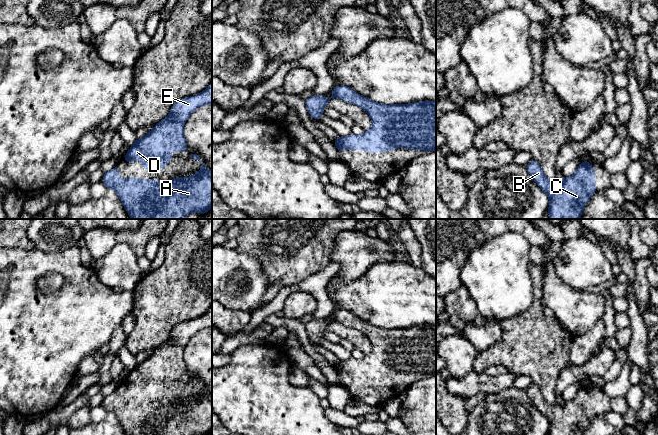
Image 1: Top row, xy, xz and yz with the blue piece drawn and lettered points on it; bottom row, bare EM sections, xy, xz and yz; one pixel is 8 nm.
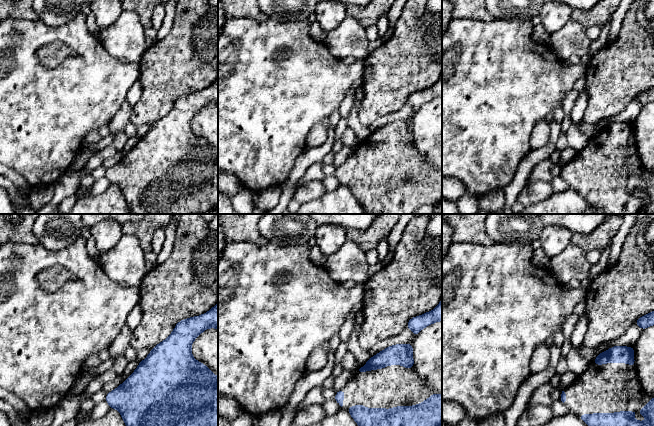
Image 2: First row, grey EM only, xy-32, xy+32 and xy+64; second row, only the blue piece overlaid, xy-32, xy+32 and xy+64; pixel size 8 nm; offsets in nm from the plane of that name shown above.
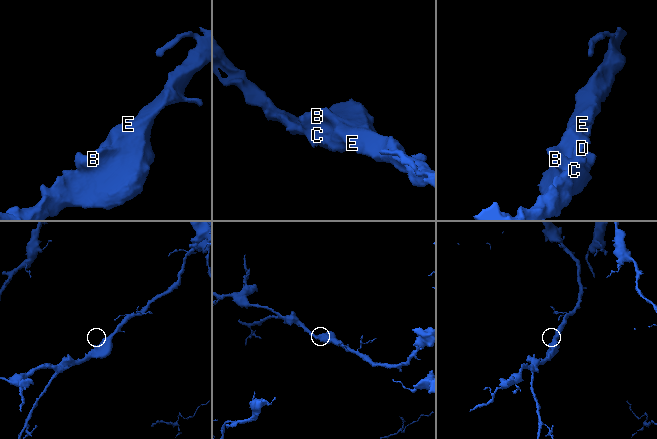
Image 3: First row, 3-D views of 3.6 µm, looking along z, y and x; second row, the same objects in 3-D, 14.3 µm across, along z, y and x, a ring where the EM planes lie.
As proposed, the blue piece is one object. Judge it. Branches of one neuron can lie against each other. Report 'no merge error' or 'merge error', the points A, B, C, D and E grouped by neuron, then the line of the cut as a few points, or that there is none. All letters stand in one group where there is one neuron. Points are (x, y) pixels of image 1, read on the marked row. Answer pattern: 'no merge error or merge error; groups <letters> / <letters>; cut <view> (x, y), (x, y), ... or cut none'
no merge error; groups A B C D E; cut none

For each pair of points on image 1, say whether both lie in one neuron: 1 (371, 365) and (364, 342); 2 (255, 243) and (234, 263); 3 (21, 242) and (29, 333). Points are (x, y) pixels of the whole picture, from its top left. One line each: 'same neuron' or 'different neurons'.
1: different neurons
2: different neurons
3: different neurons

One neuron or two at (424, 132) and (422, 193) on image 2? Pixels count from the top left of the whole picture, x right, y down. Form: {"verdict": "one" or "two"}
{"verdict": "two"}

